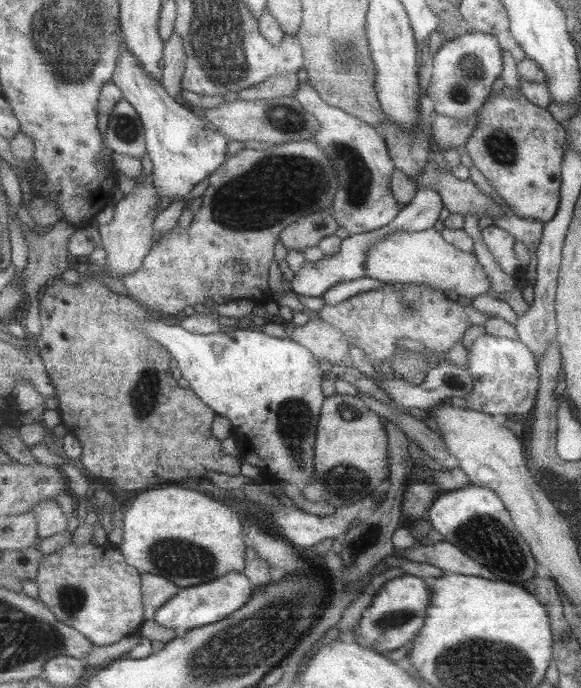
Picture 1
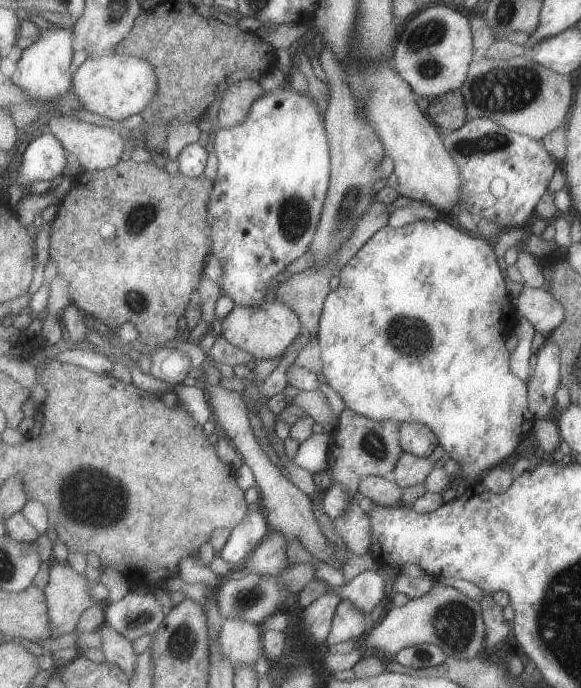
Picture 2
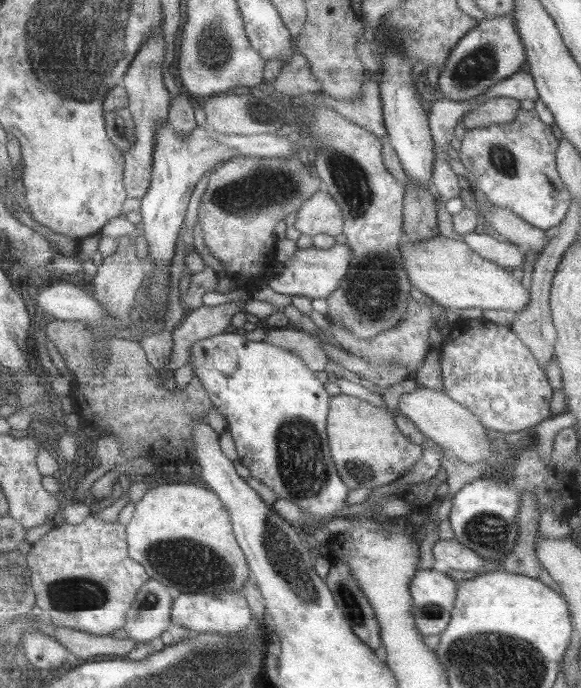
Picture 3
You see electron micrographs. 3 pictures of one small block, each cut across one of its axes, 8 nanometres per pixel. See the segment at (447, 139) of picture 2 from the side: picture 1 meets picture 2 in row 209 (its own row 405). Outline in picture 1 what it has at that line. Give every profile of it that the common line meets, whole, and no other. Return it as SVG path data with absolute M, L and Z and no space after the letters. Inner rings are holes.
M484 334L478 336L468 351L468 368L472 376L472 391L464 396L466 408L484 412L494 418L516 417L522 419L535 408L539 391L539 369L534 354L518 339L499 338Z

